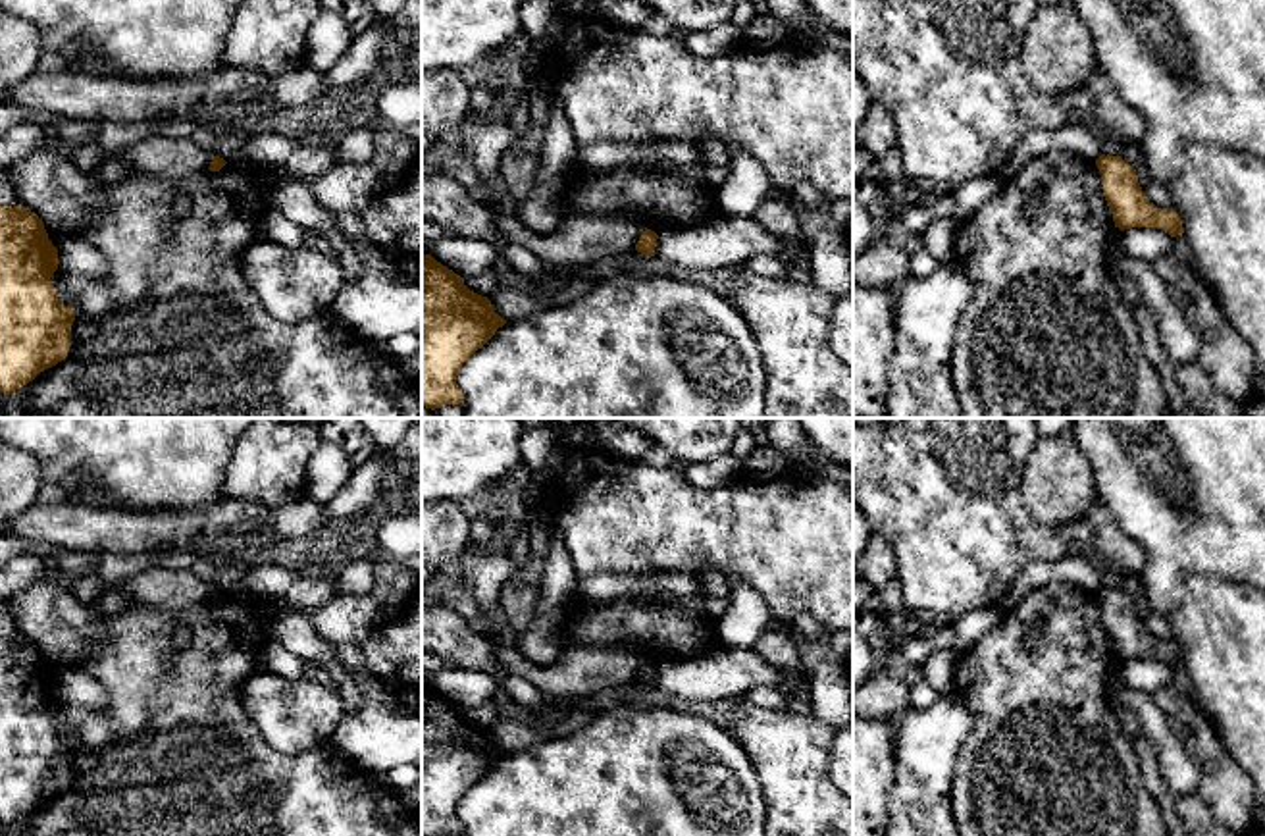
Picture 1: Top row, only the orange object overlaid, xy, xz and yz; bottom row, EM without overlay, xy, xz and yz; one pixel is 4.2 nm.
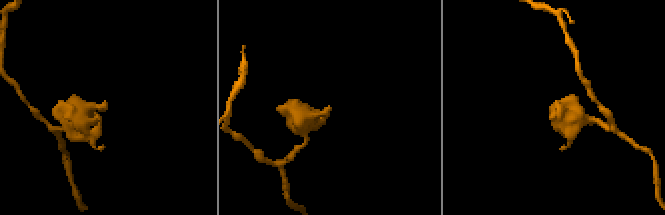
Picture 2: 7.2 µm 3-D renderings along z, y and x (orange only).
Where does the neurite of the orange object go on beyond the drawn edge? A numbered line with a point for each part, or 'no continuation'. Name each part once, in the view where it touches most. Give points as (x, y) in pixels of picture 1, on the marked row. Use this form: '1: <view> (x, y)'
no continuation

